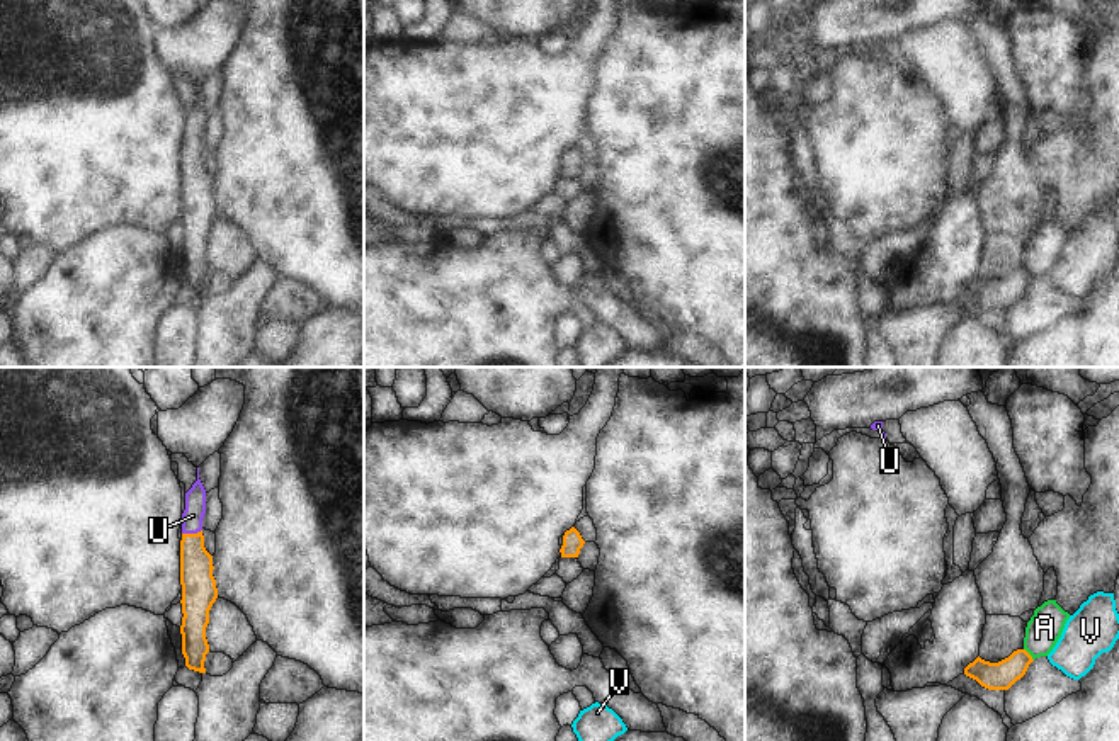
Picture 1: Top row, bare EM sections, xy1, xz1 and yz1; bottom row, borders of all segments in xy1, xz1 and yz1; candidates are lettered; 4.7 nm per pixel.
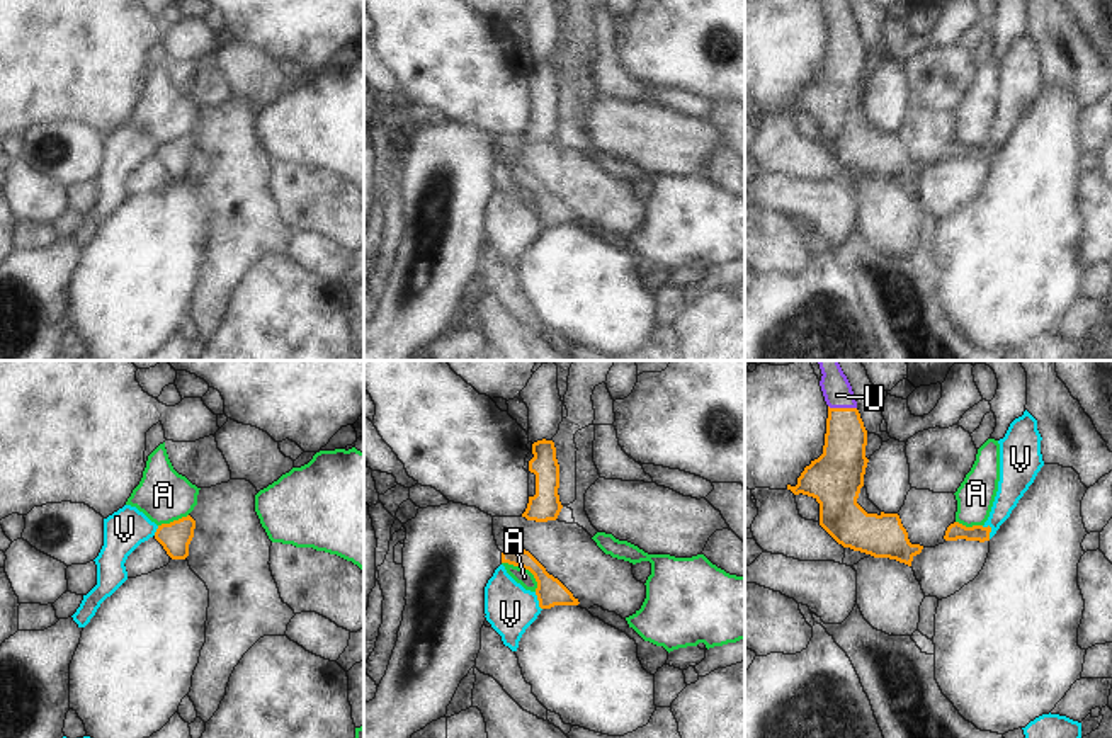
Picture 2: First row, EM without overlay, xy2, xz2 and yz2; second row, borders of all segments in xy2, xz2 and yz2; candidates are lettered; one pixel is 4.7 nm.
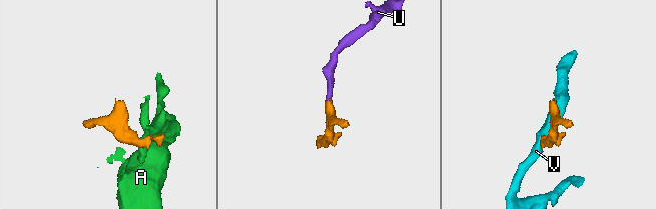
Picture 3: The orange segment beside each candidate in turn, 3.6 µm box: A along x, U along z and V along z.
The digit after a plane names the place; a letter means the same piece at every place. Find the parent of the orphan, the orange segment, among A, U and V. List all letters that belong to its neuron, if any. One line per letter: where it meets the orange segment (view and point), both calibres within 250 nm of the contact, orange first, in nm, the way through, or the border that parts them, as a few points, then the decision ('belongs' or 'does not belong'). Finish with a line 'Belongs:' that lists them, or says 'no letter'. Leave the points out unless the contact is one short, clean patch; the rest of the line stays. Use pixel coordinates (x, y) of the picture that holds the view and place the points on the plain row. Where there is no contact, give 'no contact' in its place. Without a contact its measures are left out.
A: contact xz2 (526, 187); calibres 130 and 80 nm; border xz2 (502, 181), (526, 187), (536, 201), (536, 210); does not belong
U: contact yz2 (842, 28); calibres 220 and 130 nm; way yz2 (844, 80), (842, 28), (837, 12); belongs
V: contact yz2 (990, 148); calibres 80 and 140 nm; border yz2 (981, 145), (990, 147), (990, 157); does not belong
Belongs: U

